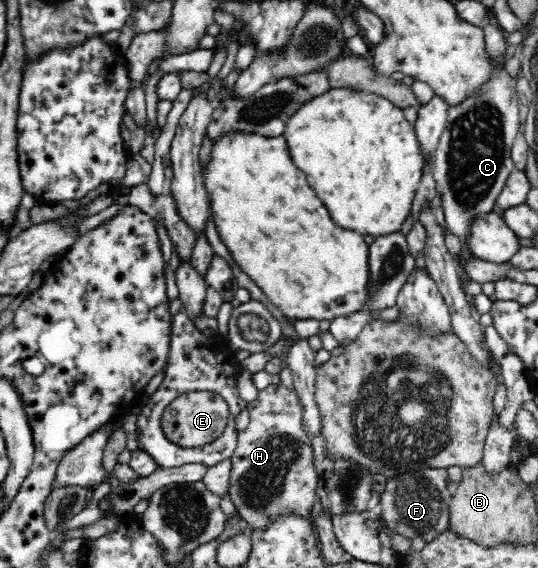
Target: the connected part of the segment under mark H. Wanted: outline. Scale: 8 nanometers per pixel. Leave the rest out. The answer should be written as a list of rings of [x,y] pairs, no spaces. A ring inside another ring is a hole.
[[[281,382],[272,383],[268,388],[259,390],[258,398],[247,403],[247,410],[249,424],[246,429],[239,431],[237,446],[231,456],[229,495],[239,516],[249,523],[248,532],[268,528],[270,520],[284,514],[296,514],[312,520],[318,473],[314,465],[314,451],[310,445],[312,439],[302,425],[302,403],[298,393],[294,389],[286,388]]]

